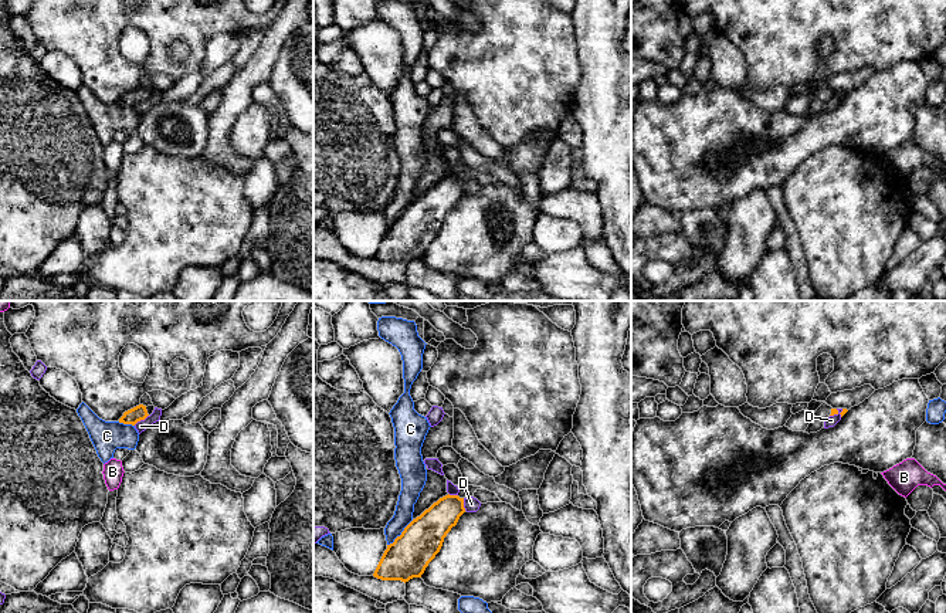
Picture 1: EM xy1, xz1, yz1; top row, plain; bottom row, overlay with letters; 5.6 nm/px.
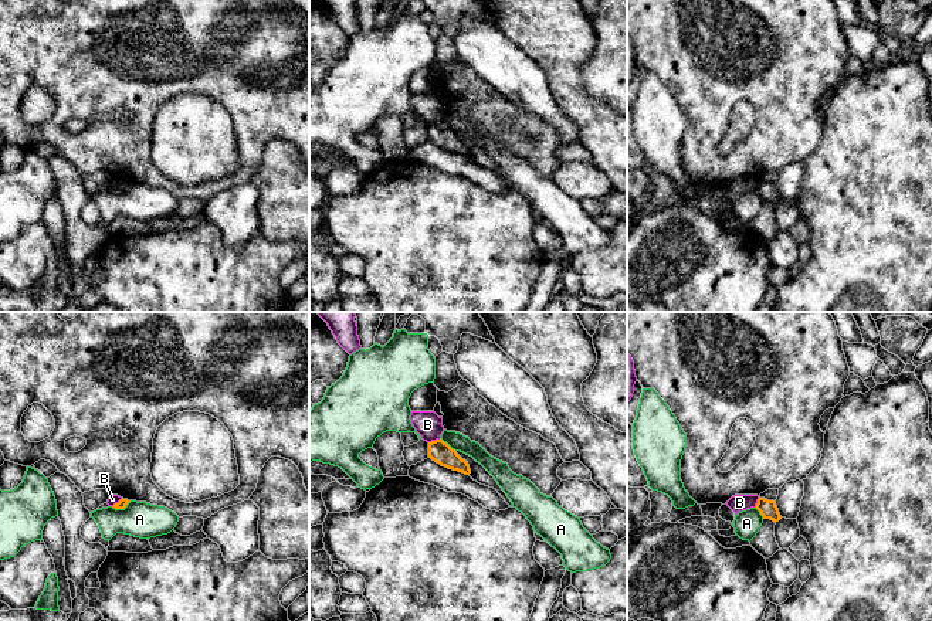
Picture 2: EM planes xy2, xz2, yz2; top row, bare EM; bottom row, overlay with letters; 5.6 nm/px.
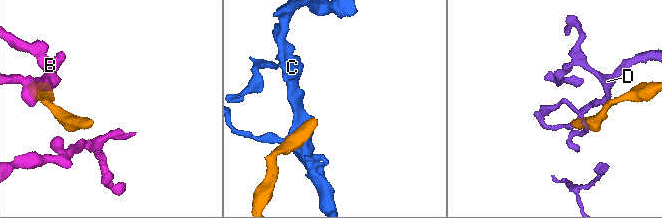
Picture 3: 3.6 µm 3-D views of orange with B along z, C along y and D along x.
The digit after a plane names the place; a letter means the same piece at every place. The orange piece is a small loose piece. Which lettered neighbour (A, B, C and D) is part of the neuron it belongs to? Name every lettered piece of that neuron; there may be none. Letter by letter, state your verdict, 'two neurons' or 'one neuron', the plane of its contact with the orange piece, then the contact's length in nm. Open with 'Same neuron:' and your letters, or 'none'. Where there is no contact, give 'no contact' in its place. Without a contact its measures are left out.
Same neuron: none
A: two neurons | xz2 | 120 nm
B: two neurons | xz2 | 80 nm
C: two neurons | xz1 | 220 nm
D: two neurons | xy1 | 110 nm

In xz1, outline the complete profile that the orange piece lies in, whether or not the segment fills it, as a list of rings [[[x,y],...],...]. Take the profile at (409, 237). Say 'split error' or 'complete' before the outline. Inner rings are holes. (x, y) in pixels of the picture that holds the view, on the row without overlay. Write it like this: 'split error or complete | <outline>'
split error | [[[468,167],[457,177],[448,176],[413,201],[401,217],[387,227],[373,258],[404,265],[413,260],[421,260],[440,234],[447,216],[465,194],[464,182],[471,180],[477,172],[484,170]]]

